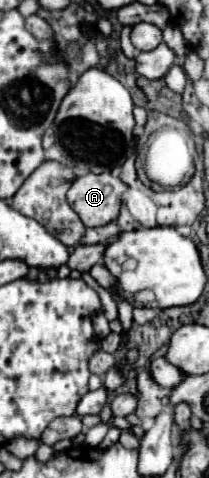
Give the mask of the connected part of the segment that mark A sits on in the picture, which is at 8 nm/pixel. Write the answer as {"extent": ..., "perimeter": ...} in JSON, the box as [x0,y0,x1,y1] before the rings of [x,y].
{"extent":[67,174,127,226],"perimeter":[[[85,174],[77,178],[69,192],[67,202],[79,214],[85,226],[105,226],[117,220],[121,210],[121,196],[127,184],[121,178],[105,174]]]}

